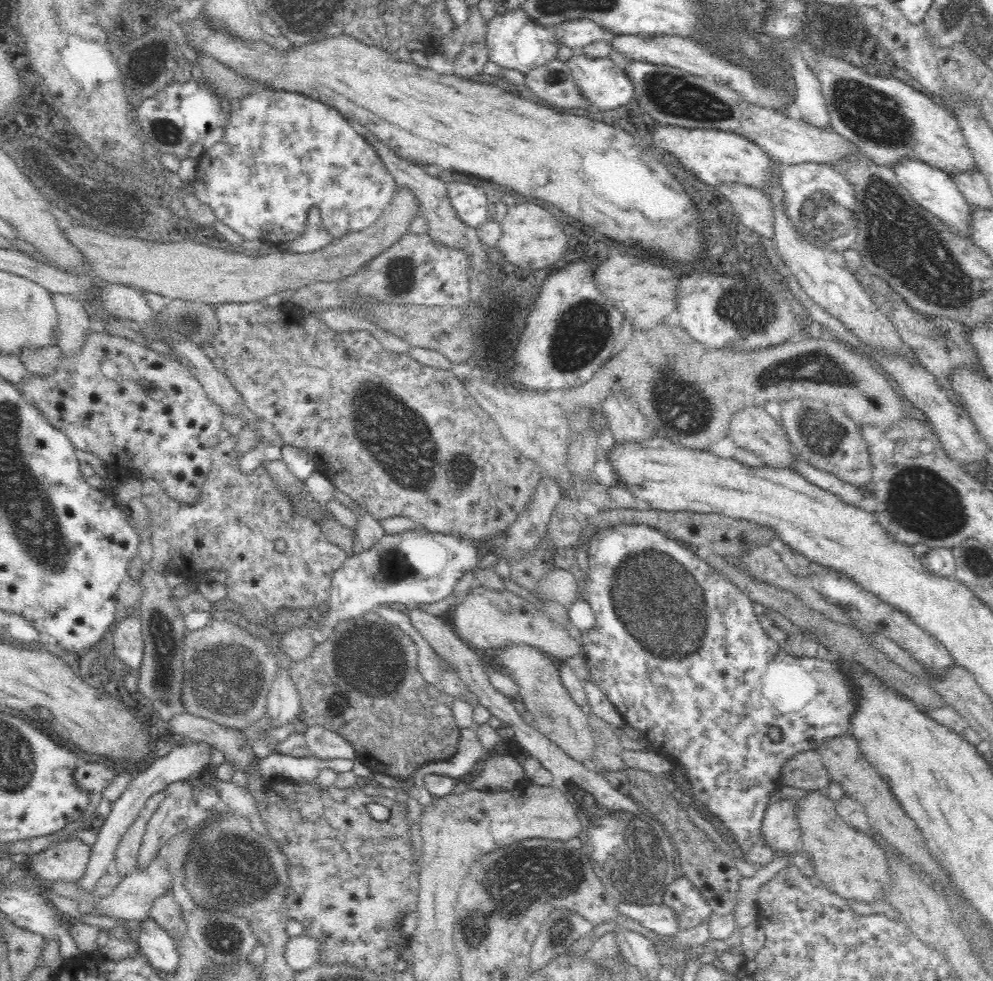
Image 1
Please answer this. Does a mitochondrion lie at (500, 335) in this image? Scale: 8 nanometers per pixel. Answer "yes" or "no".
no

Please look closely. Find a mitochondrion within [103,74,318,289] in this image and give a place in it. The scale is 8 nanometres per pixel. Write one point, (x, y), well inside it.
(168, 133)

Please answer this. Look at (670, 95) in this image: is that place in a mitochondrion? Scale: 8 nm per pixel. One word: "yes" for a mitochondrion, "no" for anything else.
yes

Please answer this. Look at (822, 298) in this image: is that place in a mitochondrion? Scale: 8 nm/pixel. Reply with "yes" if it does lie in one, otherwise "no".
no

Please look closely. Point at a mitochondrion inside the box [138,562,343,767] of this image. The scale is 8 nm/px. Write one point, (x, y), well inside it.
(236, 682)

